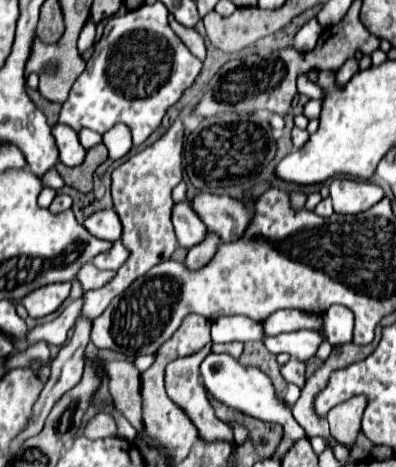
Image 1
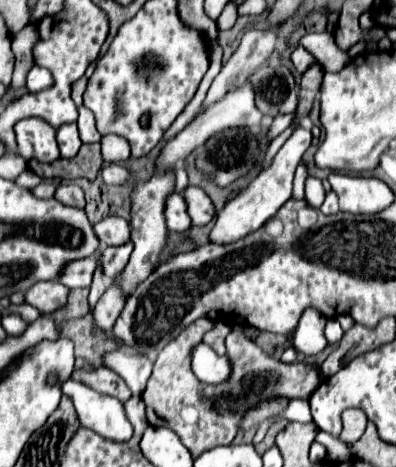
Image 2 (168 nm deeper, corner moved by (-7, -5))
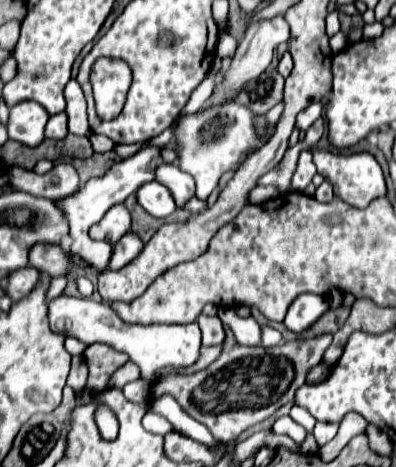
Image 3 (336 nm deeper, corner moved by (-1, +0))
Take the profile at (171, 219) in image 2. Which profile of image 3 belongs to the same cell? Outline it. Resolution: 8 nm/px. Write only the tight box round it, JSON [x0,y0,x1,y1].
[136,183,176,217]

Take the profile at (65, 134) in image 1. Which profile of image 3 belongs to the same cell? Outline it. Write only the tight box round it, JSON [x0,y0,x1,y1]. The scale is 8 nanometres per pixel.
[46,113,68,139]

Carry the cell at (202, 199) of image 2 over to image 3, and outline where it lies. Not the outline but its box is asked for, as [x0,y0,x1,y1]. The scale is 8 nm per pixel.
[156,163,194,207]

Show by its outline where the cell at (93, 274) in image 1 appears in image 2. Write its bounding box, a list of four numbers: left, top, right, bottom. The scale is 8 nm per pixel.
[58,258,96,288]

